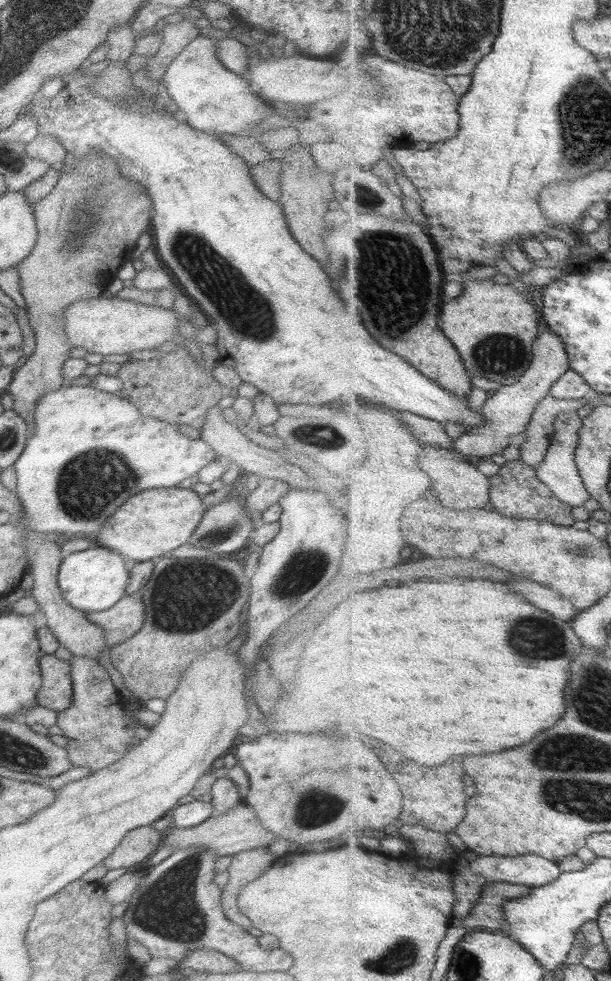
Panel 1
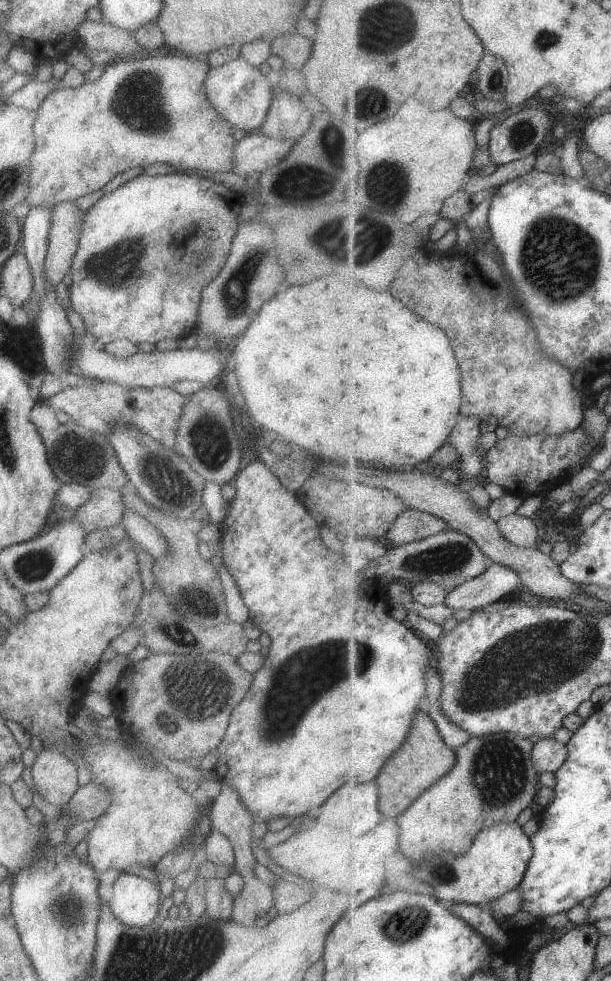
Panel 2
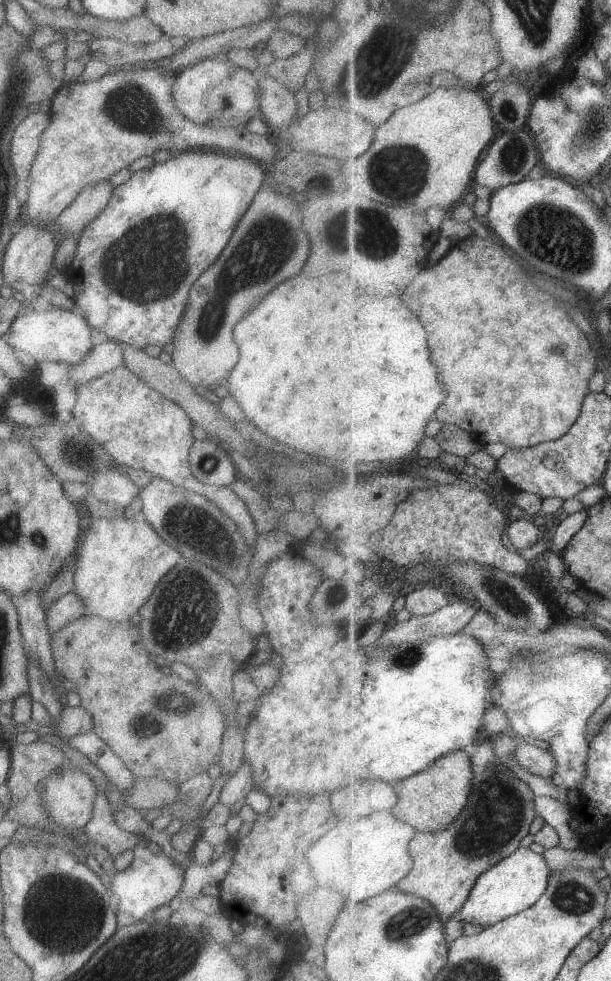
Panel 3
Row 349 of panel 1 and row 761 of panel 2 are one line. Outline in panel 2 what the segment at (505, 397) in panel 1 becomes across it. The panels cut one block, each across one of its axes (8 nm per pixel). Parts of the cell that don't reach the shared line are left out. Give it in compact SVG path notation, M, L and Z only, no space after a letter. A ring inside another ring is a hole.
M551 739L536 740L533 750L533 759L539 772L557 773L570 758L569 743Z

